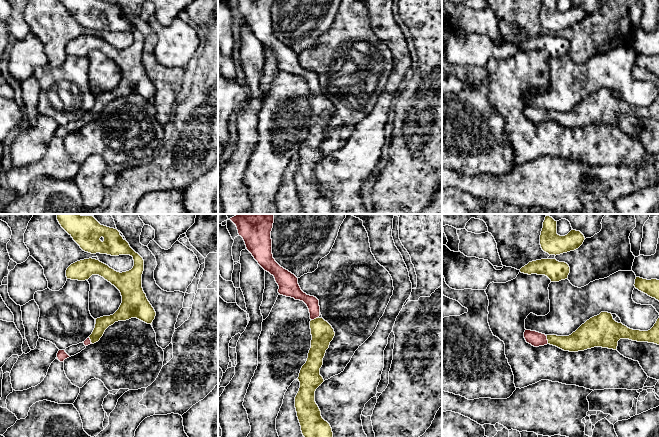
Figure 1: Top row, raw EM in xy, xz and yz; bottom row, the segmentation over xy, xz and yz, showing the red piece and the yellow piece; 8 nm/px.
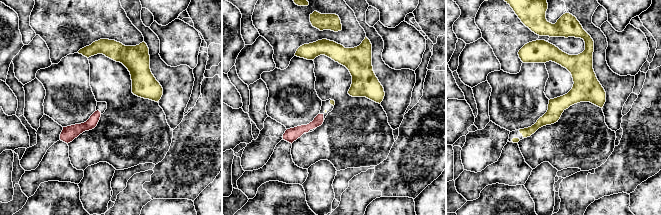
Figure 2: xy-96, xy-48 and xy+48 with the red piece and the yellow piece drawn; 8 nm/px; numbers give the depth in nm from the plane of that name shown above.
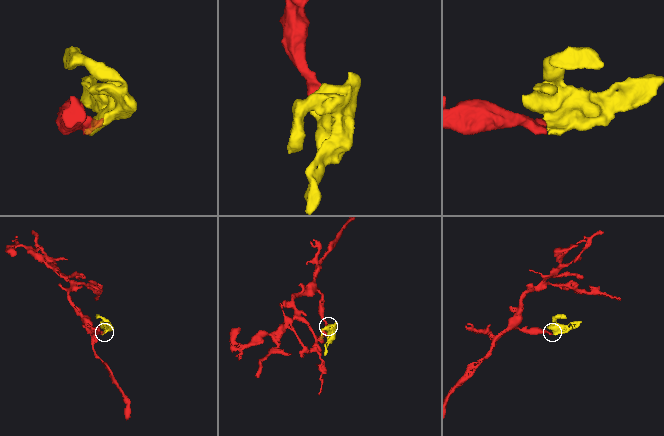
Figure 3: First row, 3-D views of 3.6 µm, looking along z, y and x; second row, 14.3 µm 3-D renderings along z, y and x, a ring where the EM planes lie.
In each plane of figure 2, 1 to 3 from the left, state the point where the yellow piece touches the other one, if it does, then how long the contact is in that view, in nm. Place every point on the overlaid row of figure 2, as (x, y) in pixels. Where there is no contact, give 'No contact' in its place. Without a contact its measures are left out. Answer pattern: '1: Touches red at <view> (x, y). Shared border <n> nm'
1: No contact
2: No contact
3: No contact

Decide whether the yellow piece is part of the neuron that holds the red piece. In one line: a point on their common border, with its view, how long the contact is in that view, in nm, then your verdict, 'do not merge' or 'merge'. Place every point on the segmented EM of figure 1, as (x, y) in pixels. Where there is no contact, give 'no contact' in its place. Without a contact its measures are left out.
yz (547, 340) | 70 nm | merge

